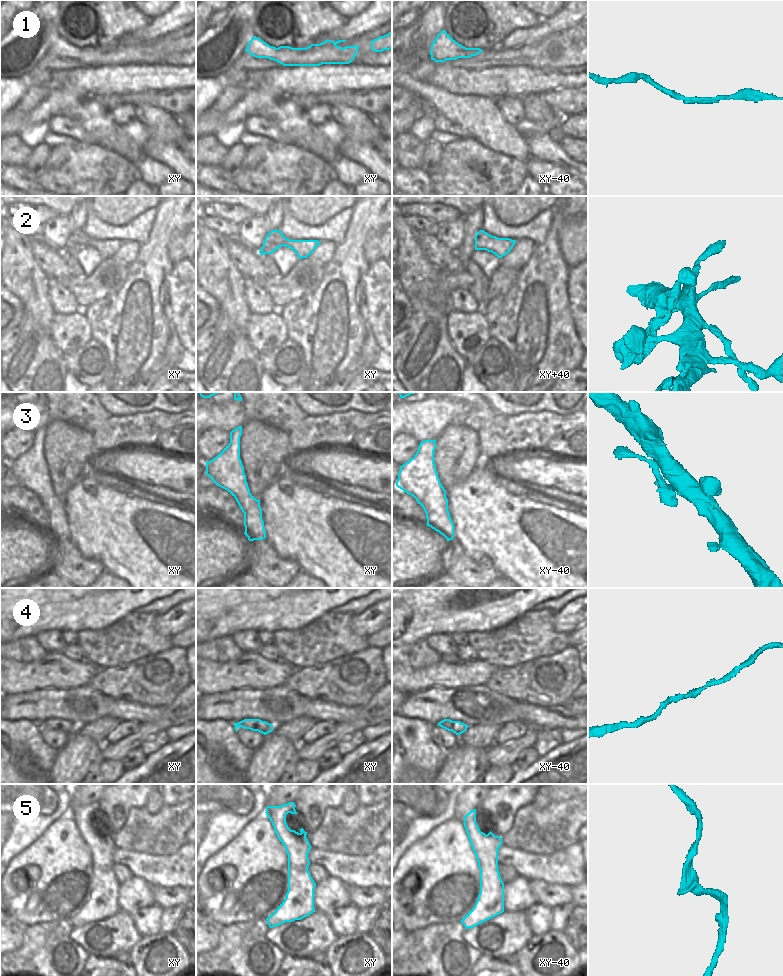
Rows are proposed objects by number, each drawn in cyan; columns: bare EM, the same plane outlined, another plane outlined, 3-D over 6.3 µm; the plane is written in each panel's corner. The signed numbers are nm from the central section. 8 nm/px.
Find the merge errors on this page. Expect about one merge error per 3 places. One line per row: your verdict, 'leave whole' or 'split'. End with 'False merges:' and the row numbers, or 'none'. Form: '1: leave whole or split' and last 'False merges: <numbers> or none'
1: leave whole
2: leave whole
3: leave whole
4: leave whole
5: leave whole
False merges: none

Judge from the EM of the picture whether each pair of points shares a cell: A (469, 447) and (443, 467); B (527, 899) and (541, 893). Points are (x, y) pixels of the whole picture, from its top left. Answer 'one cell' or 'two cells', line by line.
A: one cell
B: two cells

